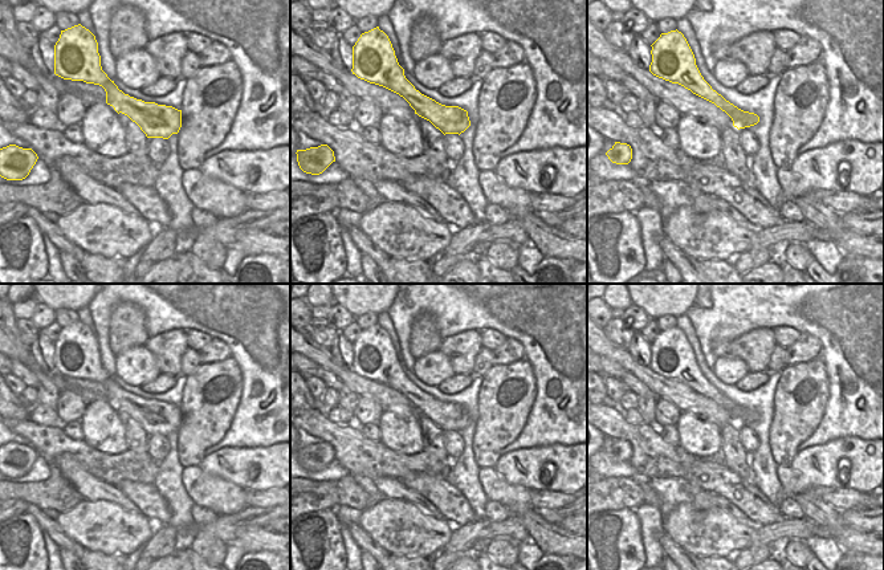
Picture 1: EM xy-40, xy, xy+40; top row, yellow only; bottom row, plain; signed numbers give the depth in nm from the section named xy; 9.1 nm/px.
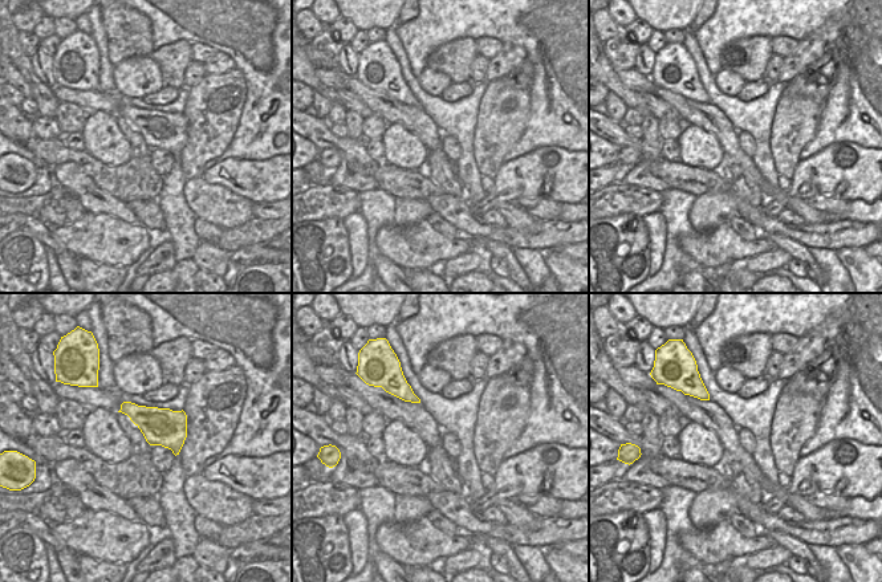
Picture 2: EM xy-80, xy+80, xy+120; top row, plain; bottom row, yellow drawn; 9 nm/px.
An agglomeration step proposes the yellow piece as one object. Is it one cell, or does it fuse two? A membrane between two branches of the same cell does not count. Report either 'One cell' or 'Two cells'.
One cell.

